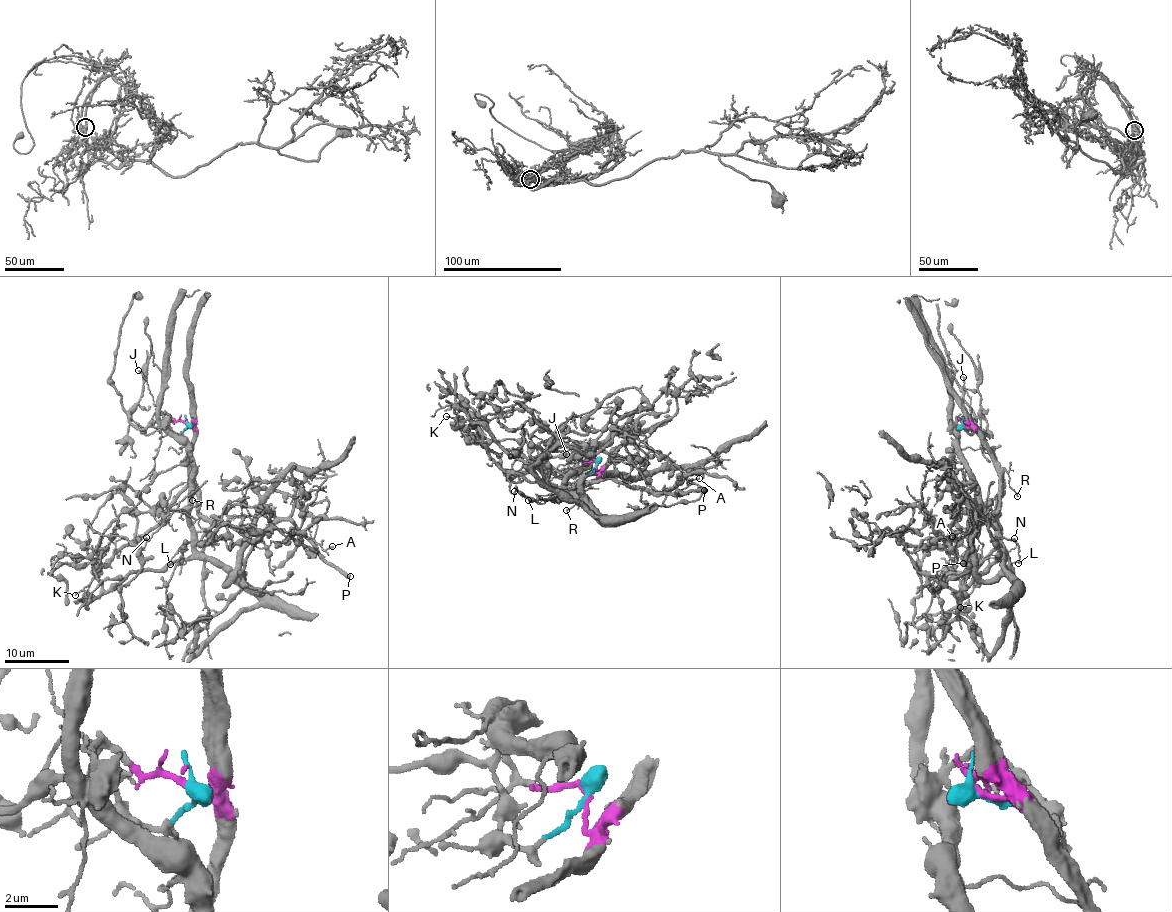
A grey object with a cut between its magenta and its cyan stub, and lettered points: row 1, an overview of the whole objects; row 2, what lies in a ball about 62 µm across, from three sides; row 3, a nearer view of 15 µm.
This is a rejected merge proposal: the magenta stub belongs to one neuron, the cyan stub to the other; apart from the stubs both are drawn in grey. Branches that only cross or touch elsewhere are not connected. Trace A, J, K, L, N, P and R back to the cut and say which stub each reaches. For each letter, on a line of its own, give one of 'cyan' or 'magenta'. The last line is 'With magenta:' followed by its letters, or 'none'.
A: magenta
J: magenta
K: magenta
L: magenta
N: magenta
P: magenta
R: magenta
With magenta: A, J, K, L, N, P, R

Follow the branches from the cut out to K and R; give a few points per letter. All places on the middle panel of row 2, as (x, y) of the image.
K: (596, 462), (595, 479), (577, 491), (528, 481), (507, 472), (445, 416)
R: (596, 462), (596, 477), (582, 486), (578, 505), (567, 510)

